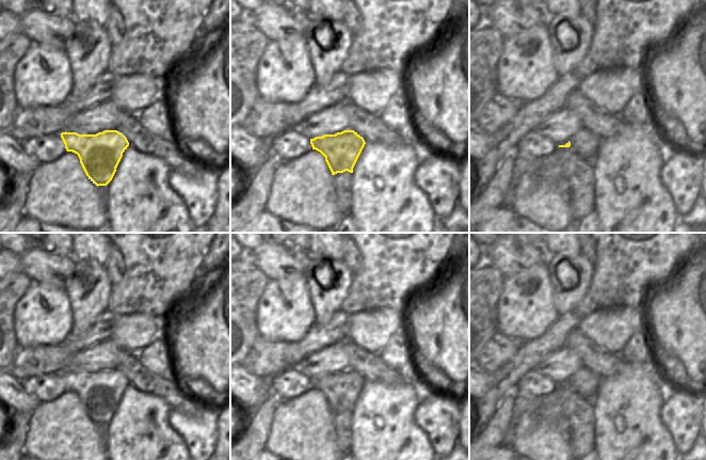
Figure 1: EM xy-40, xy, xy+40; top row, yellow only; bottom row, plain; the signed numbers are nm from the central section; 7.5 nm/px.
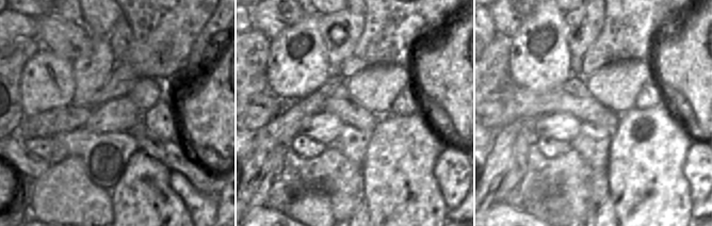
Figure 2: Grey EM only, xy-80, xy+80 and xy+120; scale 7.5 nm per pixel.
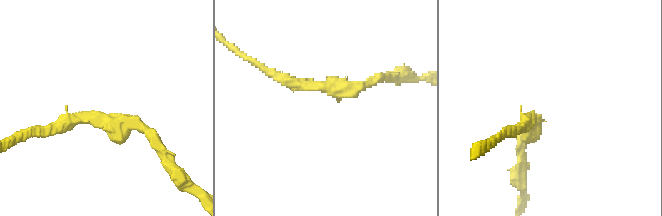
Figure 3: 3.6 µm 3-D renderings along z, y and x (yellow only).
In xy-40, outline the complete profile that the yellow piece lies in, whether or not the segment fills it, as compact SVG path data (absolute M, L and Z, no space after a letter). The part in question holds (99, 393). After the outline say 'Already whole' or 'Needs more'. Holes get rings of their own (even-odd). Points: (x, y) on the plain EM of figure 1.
M105 369L96 374L62 371L67 391L78 394L89 418L98 425L107 425L113 417L123 392L129 385L127 377L117 369Z. Already whole.

